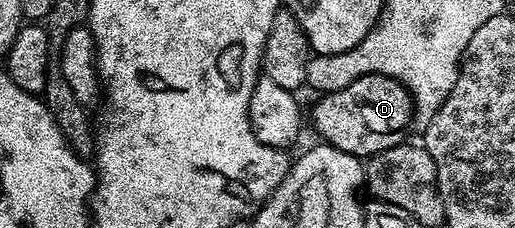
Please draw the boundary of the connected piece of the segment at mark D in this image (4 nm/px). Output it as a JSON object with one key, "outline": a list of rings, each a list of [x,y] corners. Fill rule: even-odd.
{"outline":[[[364,75],[351,81],[347,89],[322,94],[318,99],[313,107],[314,129],[328,146],[358,157],[372,157],[402,142],[401,134],[414,118],[409,90],[386,75]]]}

